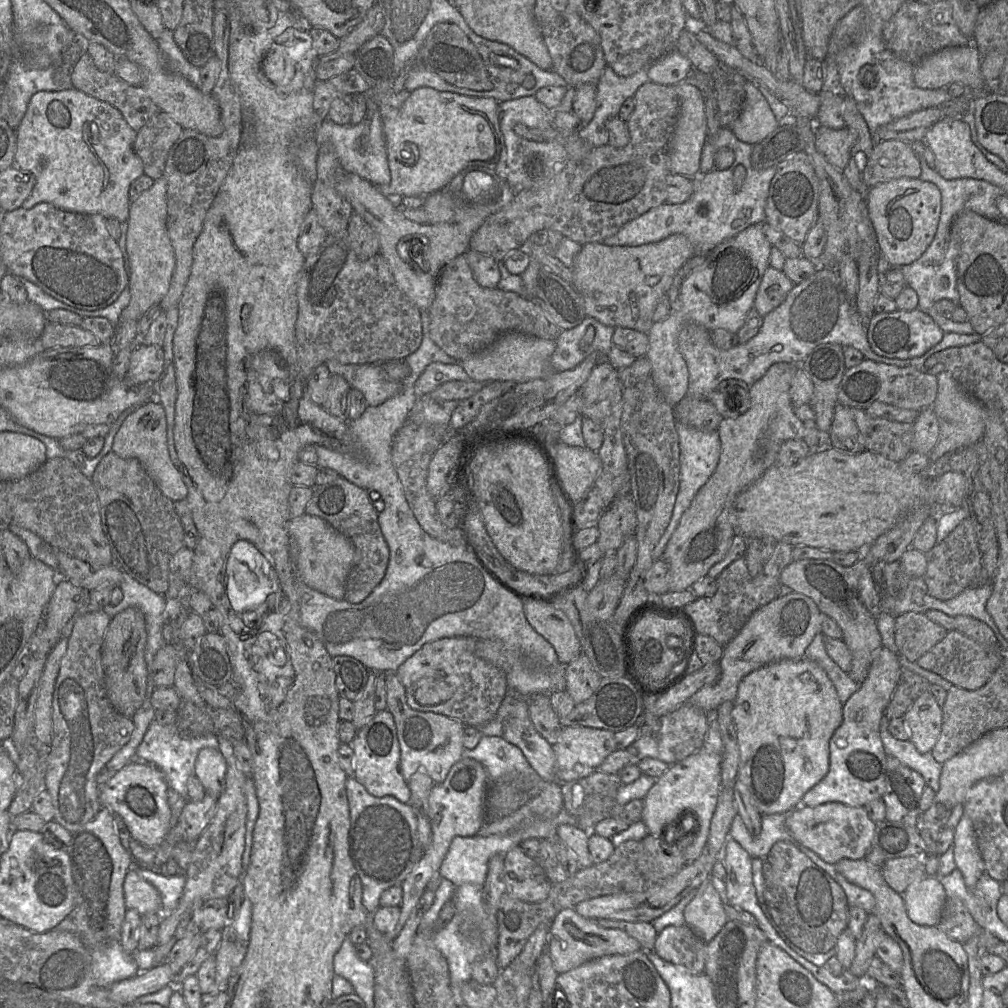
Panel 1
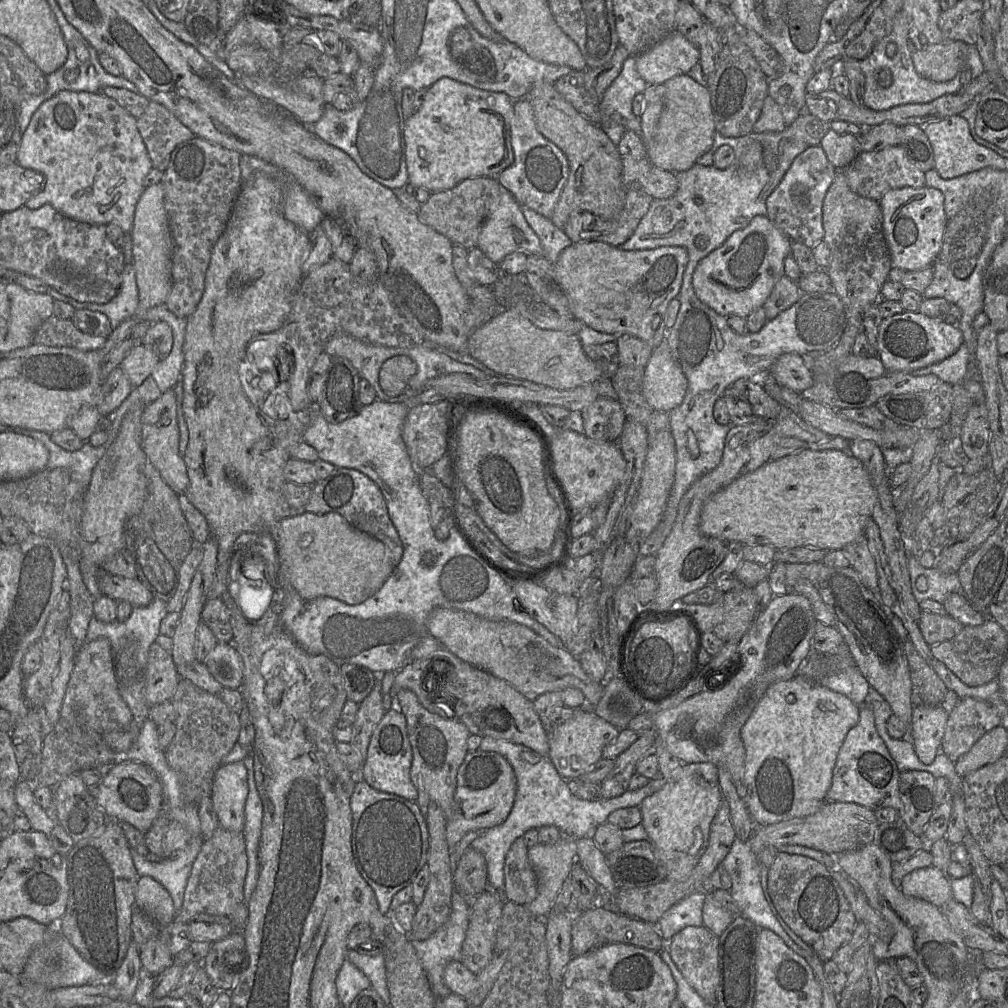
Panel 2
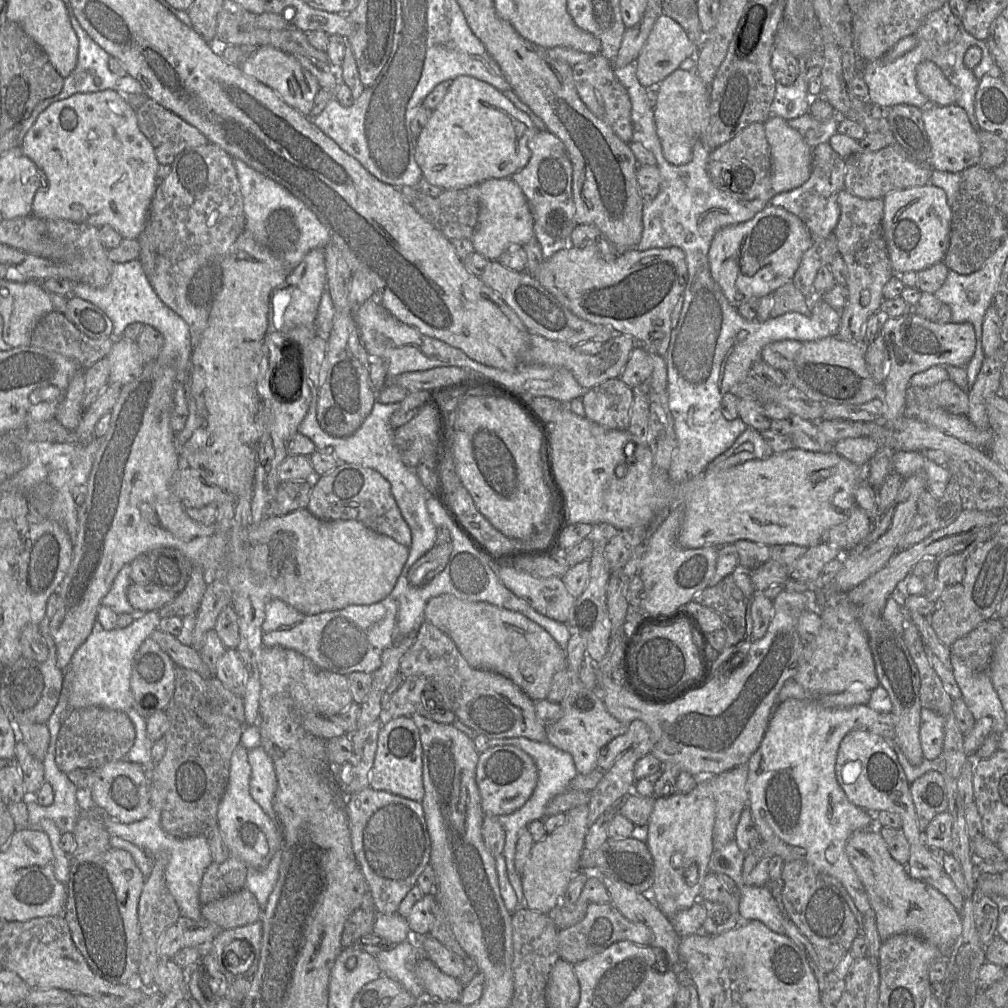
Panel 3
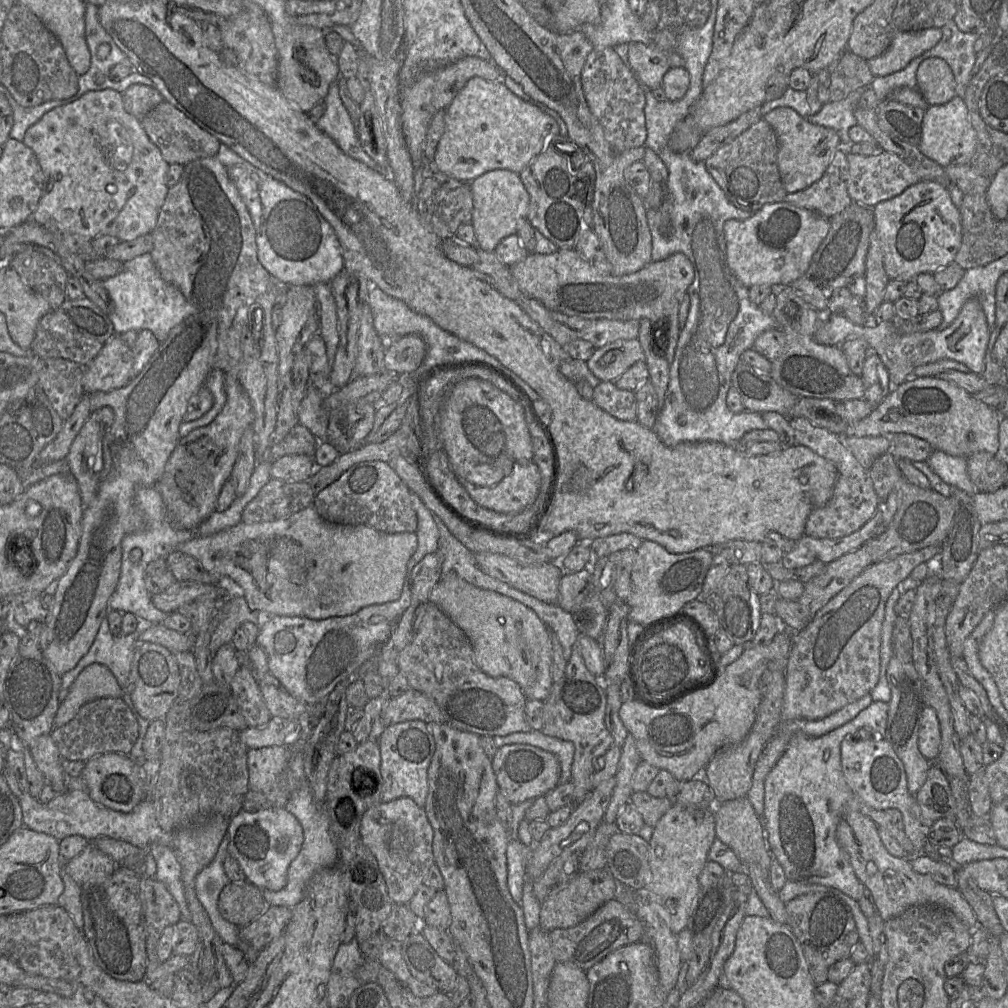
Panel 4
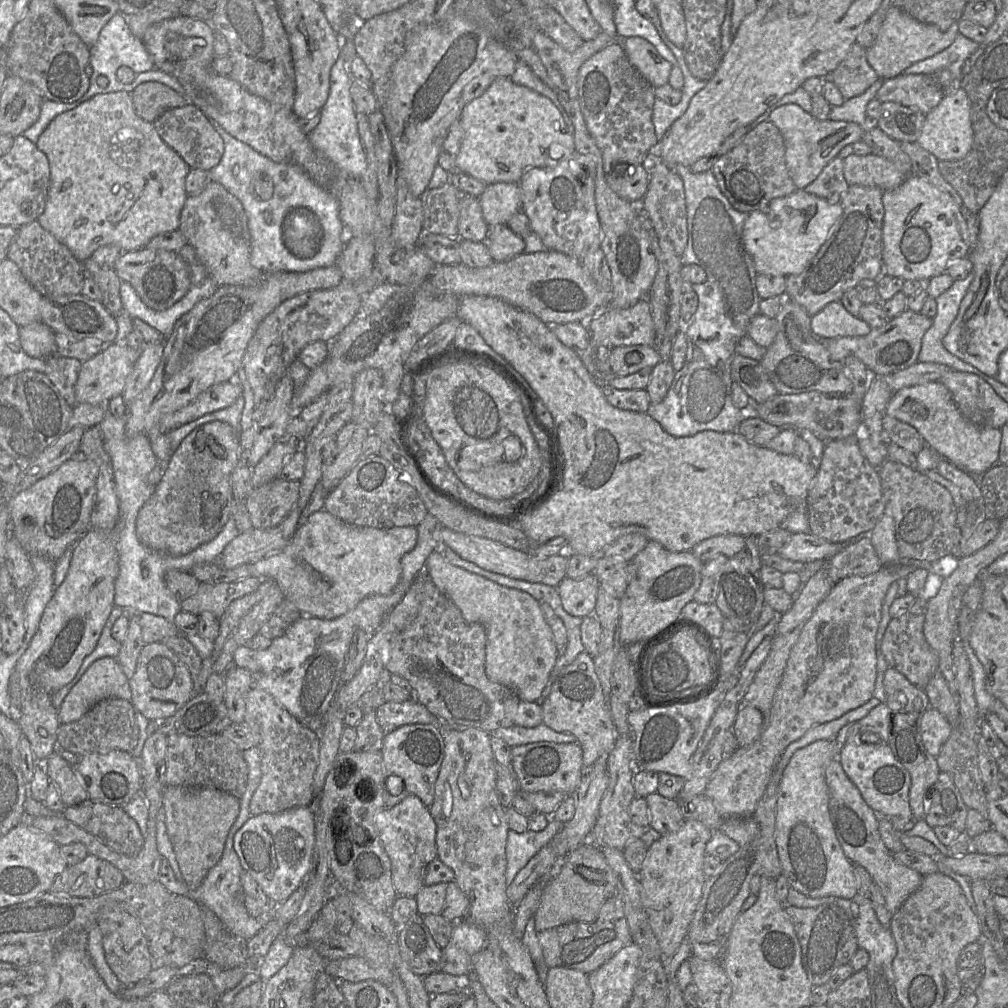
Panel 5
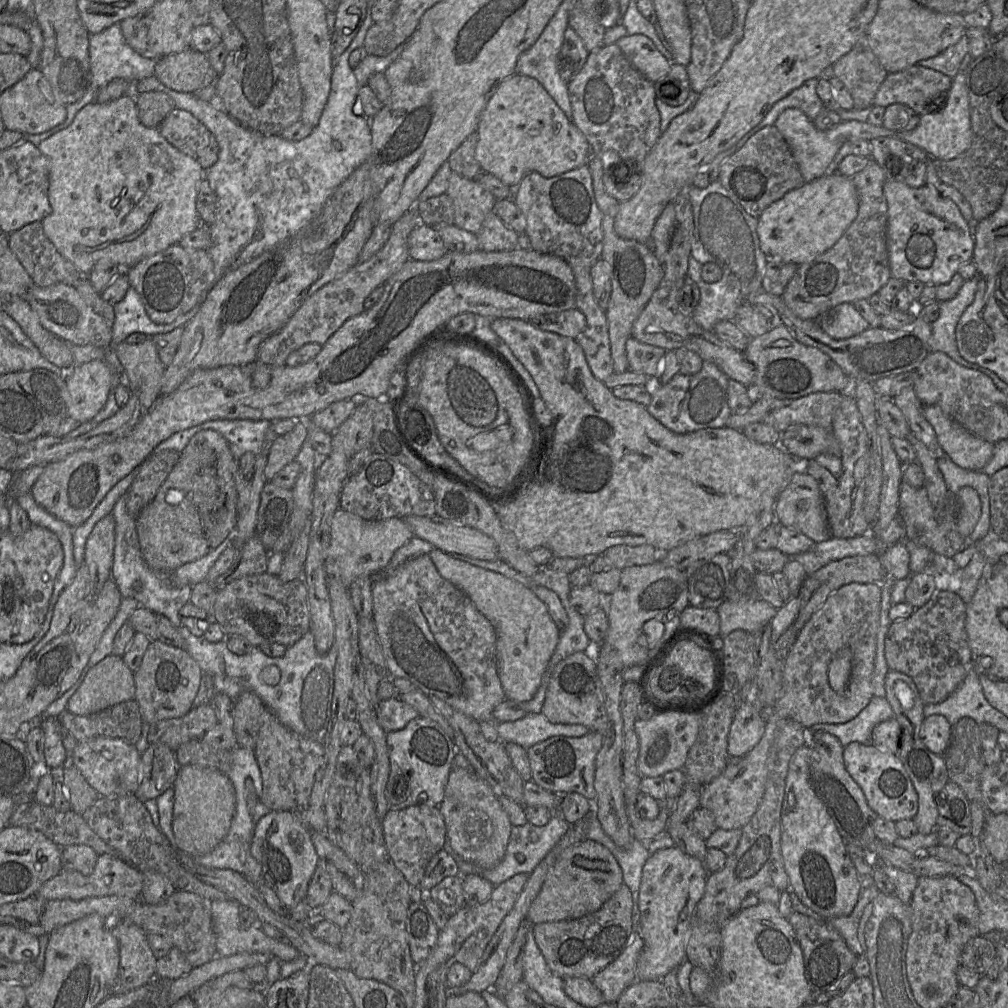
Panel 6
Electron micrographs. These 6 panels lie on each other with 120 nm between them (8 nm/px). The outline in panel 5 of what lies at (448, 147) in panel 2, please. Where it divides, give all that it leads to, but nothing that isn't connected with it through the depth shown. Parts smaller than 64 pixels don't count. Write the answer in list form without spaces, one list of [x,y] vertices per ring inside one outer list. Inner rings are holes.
[[[505,77],[496,78],[480,97],[475,98],[464,107],[461,116],[459,118],[459,122],[463,130],[463,137],[462,137],[459,153],[456,157],[456,169],[459,172],[468,174],[487,184],[506,182],[506,183],[517,183],[519,185],[520,180],[527,169],[533,167],[542,167],[550,163],[551,157],[549,156],[548,151],[552,144],[561,145],[564,148],[564,156],[567,154],[572,154],[574,151],[576,151],[574,146],[573,134],[570,134],[568,132],[568,128],[566,127],[566,124],[559,110],[556,109],[554,104],[547,97],[535,92],[534,90],[528,87],[514,83],[510,78],[505,78]]]

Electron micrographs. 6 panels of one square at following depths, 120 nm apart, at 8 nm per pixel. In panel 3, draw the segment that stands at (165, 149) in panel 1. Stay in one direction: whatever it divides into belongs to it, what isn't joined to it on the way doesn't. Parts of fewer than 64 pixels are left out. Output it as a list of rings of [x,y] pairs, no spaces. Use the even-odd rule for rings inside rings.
[[[146,99],[136,109],[136,116],[159,164],[171,165],[183,150],[209,143],[196,127],[152,99]]]

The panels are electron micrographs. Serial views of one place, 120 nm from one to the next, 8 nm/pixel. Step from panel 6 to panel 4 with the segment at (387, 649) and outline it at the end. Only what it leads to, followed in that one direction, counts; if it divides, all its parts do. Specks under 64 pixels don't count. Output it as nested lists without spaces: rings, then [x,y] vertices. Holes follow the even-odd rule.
[[[430,601],[415,637],[399,655],[398,667],[409,686],[431,698],[441,710],[445,723],[459,730],[491,737],[532,730],[526,721],[527,697],[521,687],[509,678],[485,674],[475,663],[472,644],[465,632]]]

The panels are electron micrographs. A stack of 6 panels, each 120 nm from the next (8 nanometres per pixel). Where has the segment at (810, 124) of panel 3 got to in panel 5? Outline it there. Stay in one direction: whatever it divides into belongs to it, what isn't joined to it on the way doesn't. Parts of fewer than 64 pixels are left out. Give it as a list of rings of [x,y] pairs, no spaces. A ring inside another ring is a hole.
[[[879,78],[862,94],[844,100],[841,105],[832,106],[829,120],[854,122],[861,126],[867,126],[870,123],[866,114],[867,104],[876,98],[883,81],[882,78]]]

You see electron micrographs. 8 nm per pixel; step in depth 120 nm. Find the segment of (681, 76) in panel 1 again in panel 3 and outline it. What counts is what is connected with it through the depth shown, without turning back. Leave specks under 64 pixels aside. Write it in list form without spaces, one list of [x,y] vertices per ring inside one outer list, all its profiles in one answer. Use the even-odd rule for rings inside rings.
[[[663,14],[656,21],[636,60],[637,78],[644,87],[651,90],[677,70],[683,61],[694,57],[698,51],[696,44],[691,40],[687,31],[670,16]]]

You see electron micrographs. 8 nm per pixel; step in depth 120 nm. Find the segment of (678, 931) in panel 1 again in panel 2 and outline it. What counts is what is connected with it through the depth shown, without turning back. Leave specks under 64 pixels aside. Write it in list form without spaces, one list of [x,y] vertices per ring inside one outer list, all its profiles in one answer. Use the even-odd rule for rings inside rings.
[[[688,926],[665,942],[665,949],[686,981],[708,1003],[715,1005],[718,984],[718,944],[719,937],[704,926]]]

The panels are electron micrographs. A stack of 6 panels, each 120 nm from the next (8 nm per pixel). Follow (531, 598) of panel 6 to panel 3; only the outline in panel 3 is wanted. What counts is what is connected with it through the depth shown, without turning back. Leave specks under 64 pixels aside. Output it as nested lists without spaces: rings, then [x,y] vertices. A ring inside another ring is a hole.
[[[441,594],[427,602],[425,620],[453,640],[471,667],[507,677],[534,702],[547,698],[554,674],[566,668],[566,651],[544,628],[519,612]]]

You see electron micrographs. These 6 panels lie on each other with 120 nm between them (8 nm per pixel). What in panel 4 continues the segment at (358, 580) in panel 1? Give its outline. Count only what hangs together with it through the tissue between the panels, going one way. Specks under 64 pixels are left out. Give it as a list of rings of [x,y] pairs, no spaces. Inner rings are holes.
[[[360,462],[315,495],[313,506],[328,522],[365,524],[386,533],[415,532],[417,515],[411,504],[410,489],[388,462]]]

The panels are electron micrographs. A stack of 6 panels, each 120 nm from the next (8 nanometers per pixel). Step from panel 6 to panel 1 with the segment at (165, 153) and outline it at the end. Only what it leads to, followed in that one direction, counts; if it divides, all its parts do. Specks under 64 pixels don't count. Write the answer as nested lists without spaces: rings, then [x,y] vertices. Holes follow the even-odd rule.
[[[72,88],[34,94],[16,129],[14,165],[35,178],[31,194],[22,207],[31,209],[46,202],[69,212],[100,214],[105,218],[115,218],[120,223],[127,222],[130,185],[144,174],[143,163],[134,151],[136,134],[117,108],[82,91]]]

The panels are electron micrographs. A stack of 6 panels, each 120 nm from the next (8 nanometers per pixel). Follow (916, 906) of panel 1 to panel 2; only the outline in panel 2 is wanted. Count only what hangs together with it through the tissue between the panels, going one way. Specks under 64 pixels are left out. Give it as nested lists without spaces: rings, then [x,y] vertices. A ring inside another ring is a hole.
[[[934,866],[913,870],[902,880],[904,895],[919,898],[942,909],[952,899],[950,878]]]

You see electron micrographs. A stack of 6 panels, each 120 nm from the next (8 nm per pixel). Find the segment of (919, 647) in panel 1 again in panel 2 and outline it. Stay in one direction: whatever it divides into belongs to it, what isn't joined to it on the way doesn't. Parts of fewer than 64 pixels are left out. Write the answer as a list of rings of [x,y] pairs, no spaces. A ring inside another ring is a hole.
[[[922,612],[918,620],[920,632],[929,646],[950,640],[960,633],[964,626],[949,616]]]

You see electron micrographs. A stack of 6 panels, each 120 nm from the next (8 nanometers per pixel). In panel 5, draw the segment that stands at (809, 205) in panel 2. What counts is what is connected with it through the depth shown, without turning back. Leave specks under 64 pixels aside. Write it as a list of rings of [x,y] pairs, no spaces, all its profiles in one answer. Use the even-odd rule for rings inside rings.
[[[837,156],[830,161],[821,174],[803,190],[807,193],[827,199],[830,203],[841,203],[849,184],[844,176],[844,160]]]

